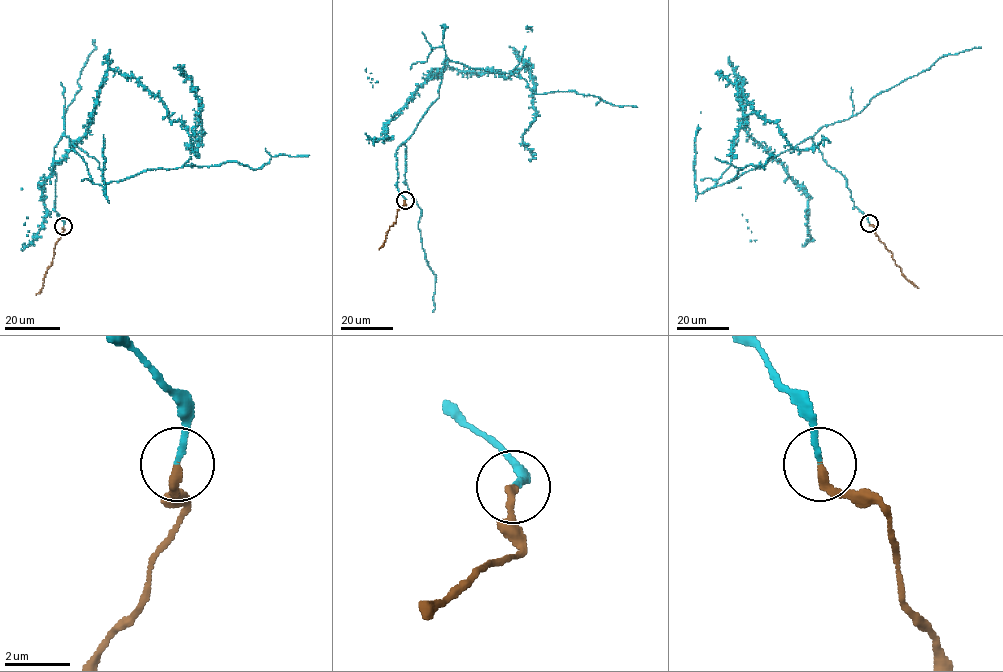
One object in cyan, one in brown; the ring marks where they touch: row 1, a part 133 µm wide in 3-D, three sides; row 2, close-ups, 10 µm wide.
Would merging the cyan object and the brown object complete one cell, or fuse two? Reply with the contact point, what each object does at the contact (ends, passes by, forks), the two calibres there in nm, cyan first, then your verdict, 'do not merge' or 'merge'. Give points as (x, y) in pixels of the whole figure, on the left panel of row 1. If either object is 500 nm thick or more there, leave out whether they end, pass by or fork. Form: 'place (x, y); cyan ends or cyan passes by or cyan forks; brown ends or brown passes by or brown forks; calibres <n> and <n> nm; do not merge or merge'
place (63, 226); cyan ends; brown ends; calibres 160 and 280 nm; merge

